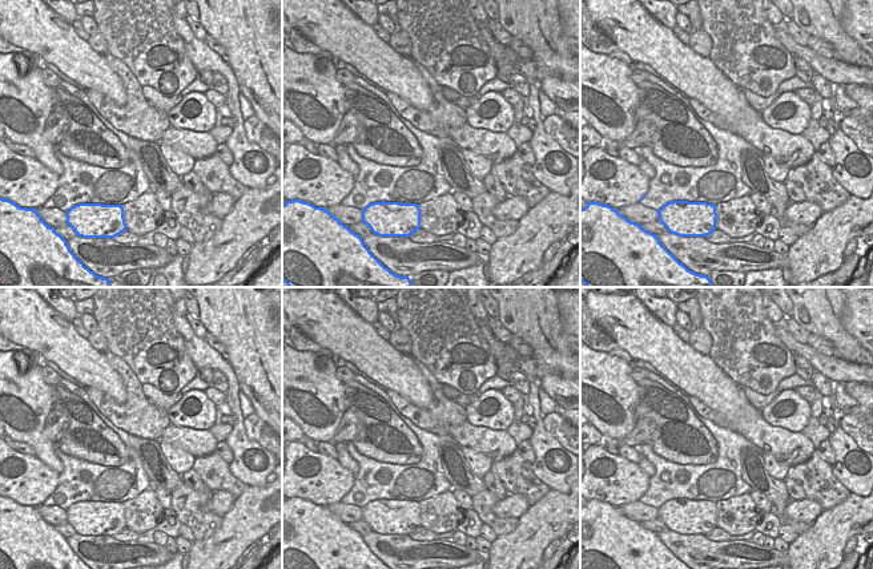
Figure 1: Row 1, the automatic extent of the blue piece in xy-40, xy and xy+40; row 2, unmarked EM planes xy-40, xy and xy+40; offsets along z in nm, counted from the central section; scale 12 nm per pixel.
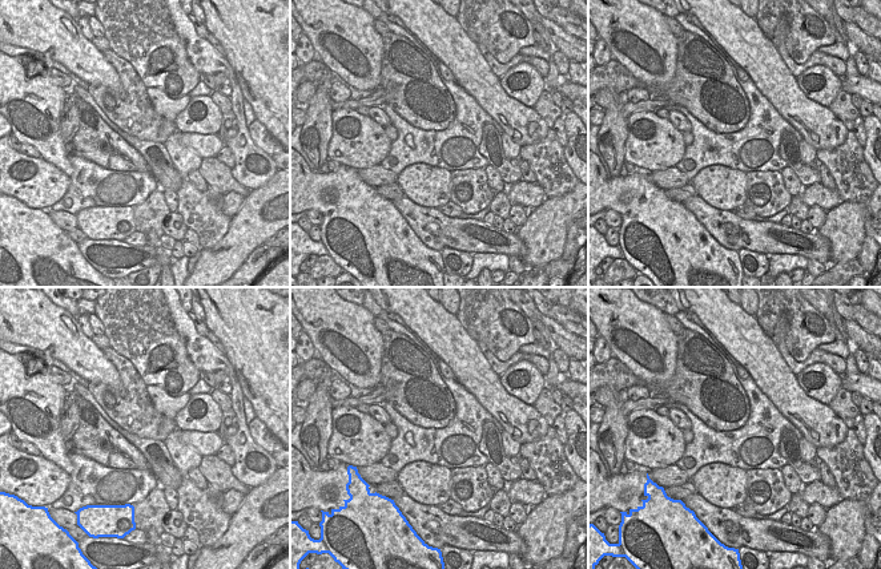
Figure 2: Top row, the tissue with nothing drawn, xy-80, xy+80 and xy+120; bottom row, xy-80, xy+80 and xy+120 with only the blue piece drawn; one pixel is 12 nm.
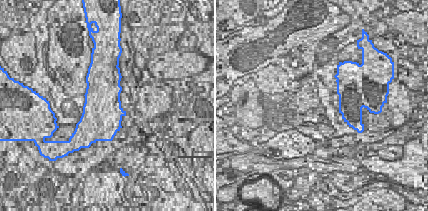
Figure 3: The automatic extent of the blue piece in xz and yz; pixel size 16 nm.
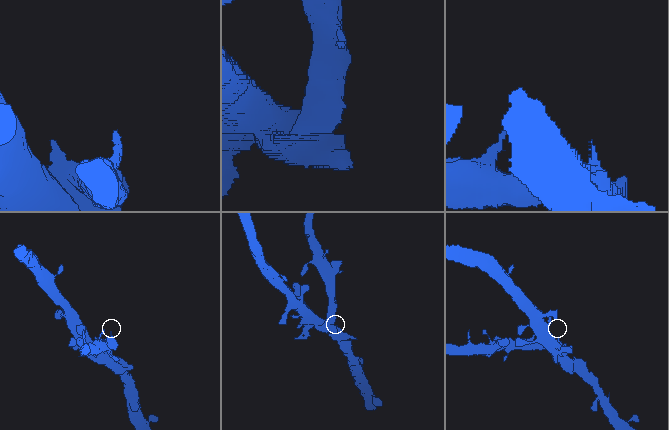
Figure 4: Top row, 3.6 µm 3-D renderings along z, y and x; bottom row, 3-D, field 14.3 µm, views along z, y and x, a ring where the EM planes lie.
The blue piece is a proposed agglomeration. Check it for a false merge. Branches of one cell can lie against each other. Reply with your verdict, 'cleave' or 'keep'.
cleave

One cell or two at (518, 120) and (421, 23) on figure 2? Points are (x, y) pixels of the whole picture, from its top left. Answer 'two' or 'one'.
one

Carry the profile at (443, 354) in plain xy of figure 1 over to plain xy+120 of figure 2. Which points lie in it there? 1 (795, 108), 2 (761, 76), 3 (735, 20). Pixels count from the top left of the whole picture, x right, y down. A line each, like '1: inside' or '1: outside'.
1: inside
2: inside
3: outside

